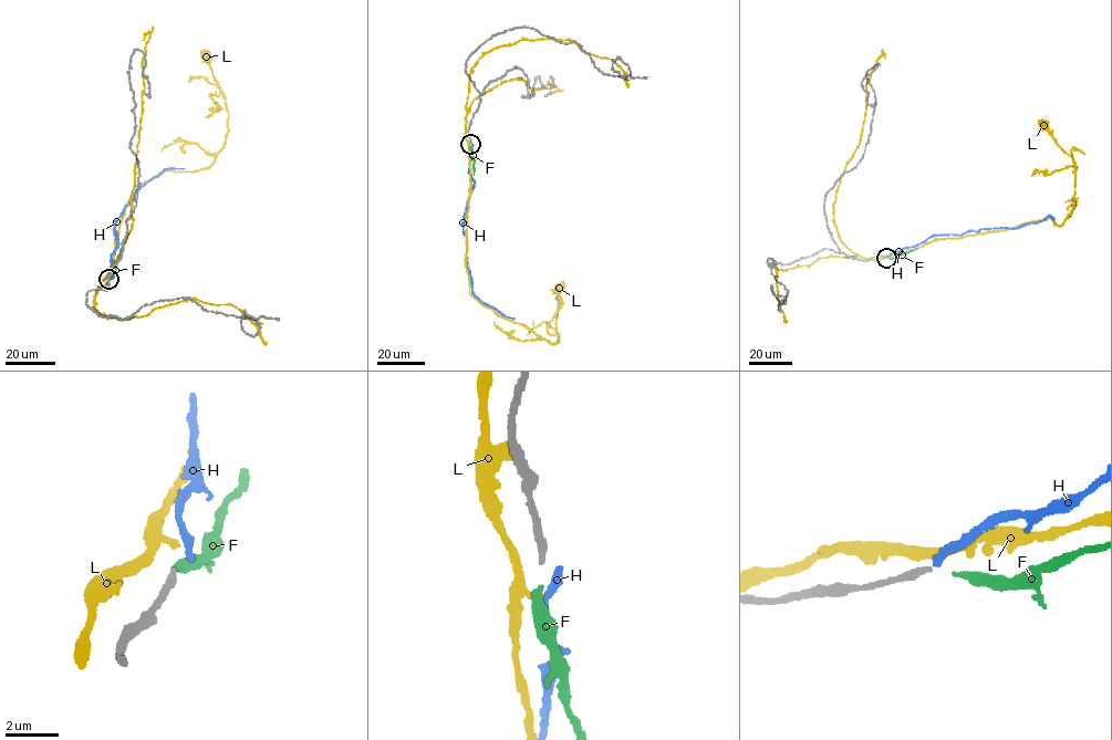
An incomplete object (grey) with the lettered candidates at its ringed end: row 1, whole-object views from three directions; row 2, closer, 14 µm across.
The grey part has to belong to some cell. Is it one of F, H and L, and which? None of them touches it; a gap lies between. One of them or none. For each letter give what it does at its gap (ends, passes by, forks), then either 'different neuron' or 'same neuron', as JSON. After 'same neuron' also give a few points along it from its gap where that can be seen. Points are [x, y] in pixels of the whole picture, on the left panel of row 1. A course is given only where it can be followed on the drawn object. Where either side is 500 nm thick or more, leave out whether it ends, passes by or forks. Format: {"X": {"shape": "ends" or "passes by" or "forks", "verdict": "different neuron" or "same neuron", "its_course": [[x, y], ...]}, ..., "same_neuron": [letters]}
{"F": {"shape": "ends", "verdict": "same neuron", "its_course": [[110, 279], [115, 271], [117, 257]]}, "H": {"shape": "ends", "verdict": "different neuron"}, "L": {"shape": "passes by", "verdict": "different neuron"}, "same_neuron": ["F"]}

